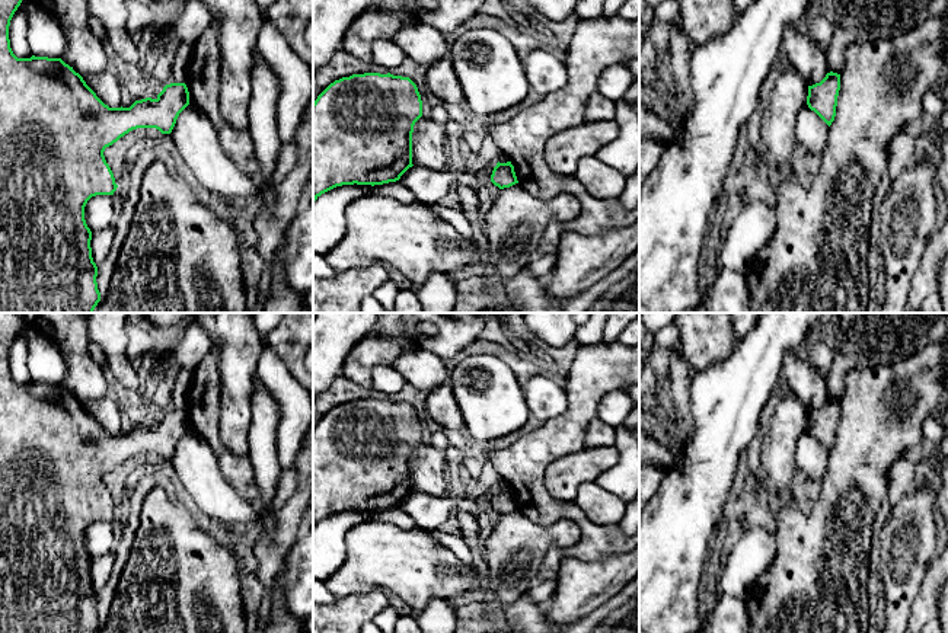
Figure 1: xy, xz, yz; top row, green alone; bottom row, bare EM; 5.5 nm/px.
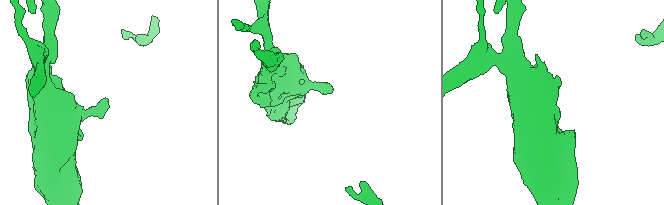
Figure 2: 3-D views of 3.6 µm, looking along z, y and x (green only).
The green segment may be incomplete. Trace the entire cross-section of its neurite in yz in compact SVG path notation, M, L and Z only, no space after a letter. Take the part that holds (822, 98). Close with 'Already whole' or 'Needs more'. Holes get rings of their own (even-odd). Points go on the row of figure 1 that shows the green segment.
M833 71L827 73L820 83L808 86L807 105L829 127L832 125L836 116L839 90L840 74Z. Already whole

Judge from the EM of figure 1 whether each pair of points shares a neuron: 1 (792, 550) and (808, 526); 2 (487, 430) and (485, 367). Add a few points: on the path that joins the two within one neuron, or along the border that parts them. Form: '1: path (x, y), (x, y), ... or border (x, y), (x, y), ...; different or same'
1: path (797, 544), (797, 537), (803, 531); same
2: path (487, 413), (485, 383); same

